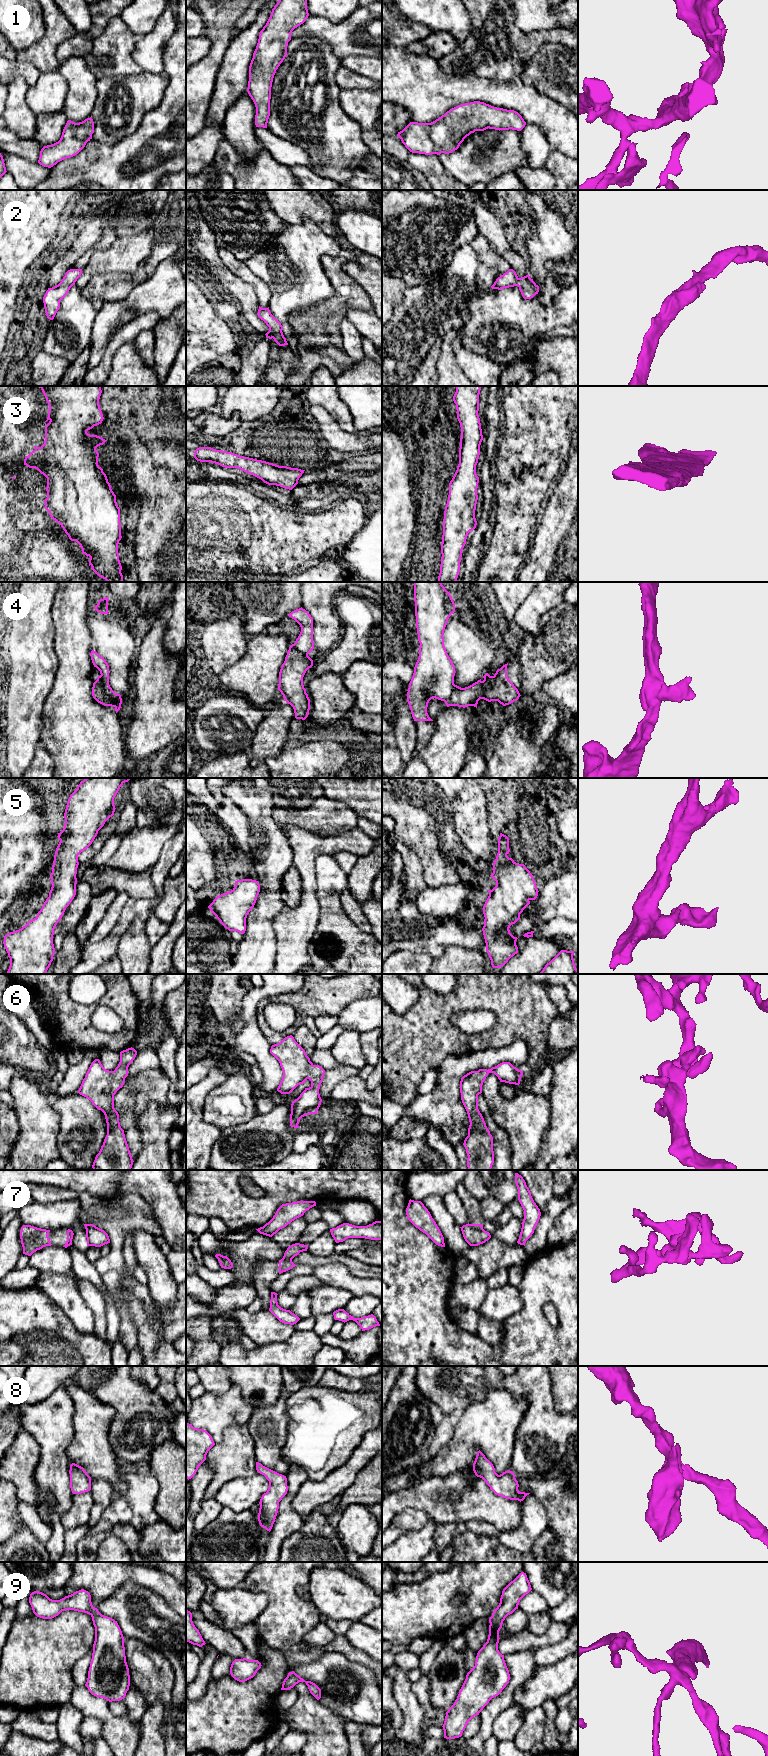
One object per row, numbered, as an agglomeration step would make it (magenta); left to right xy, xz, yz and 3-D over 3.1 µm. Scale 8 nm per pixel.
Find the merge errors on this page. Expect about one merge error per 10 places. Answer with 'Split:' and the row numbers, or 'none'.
Split: 4, 7

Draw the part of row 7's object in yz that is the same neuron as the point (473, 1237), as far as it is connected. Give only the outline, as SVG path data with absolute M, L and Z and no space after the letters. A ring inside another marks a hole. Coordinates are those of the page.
M469 1223L466 1225L463 1225L460 1228L465 1241L470 1246L478 1246L480 1244L485 1243L491 1238L491 1235L489 1232L485 1231L484 1229L476 1230Z

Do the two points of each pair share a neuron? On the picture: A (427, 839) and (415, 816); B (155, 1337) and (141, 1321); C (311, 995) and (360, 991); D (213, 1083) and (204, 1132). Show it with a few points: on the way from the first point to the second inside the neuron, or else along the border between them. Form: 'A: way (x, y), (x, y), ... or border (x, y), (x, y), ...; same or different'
A: way (424, 833), (415, 822); same
B: way (151, 1333), (145, 1325); same
C: way (323, 995), (348, 991); same
D: way (200, 1094), (196, 1098), (196, 1119); same

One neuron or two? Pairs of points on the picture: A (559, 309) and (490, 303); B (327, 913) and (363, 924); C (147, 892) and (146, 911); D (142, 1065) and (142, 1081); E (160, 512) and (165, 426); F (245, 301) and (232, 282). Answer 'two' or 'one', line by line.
A: one
B: two
C: two
D: two
E: two
F: one

